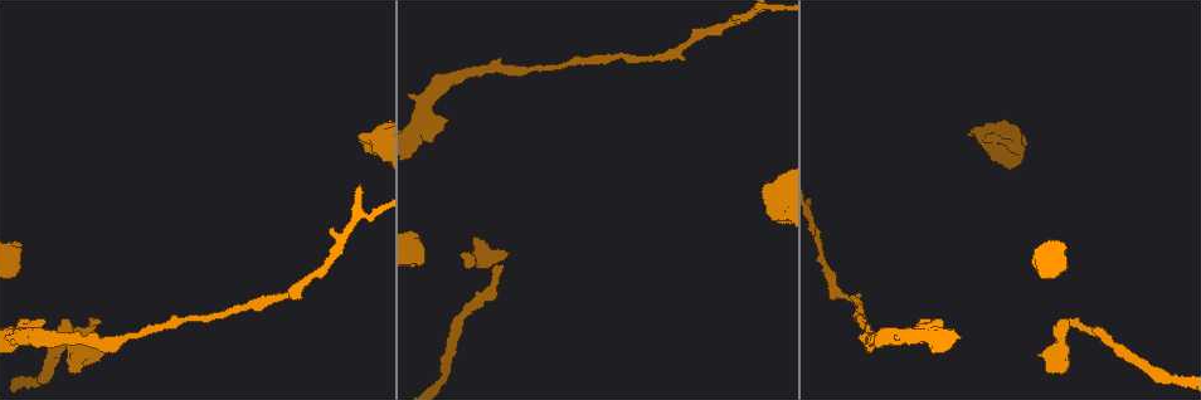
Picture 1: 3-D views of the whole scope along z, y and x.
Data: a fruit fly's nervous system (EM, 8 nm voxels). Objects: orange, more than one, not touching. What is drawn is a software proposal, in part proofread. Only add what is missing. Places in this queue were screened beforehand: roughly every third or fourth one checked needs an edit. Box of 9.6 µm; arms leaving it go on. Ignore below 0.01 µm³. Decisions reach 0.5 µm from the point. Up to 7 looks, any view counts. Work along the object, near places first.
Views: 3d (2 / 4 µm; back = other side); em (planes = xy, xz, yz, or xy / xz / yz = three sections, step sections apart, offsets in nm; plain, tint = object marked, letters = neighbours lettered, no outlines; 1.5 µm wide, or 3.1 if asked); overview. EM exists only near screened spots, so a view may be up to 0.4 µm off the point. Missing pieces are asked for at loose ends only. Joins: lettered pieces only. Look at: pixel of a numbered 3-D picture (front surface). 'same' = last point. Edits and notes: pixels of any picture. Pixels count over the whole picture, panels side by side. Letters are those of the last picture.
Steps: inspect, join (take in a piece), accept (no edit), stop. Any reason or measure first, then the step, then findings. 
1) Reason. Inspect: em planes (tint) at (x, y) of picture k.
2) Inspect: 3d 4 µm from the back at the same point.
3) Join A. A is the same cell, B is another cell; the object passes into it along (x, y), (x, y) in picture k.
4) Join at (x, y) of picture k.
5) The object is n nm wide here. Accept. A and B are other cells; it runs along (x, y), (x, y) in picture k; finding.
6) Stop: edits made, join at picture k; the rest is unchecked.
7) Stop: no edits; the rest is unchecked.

Long arm stops here. Inspect: em yz step 4 (tint) at (502, 267) of picture 1.

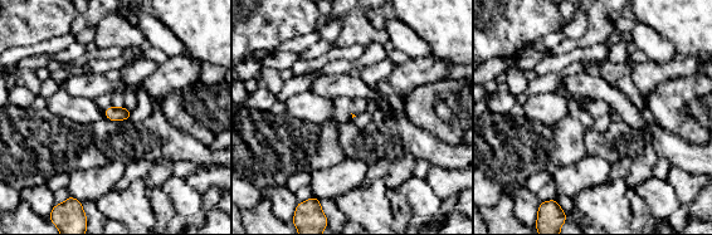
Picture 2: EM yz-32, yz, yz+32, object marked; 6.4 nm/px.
Inspect: em yz step 4 (letters) at the same point.

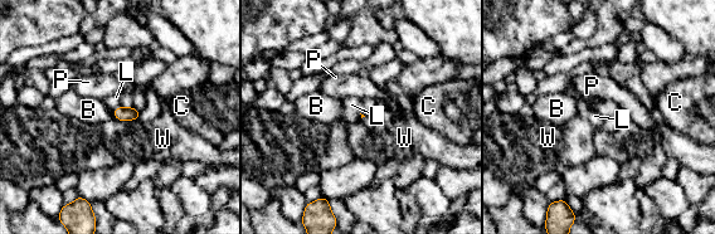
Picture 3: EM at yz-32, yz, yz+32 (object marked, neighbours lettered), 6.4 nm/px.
Join B. B is the same cell, C, L, P and W are other cells; the object passes into it along (121, 113), (115, 116), (88, 110) in picture 3; the neuron continues.

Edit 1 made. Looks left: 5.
Inspect: overview.

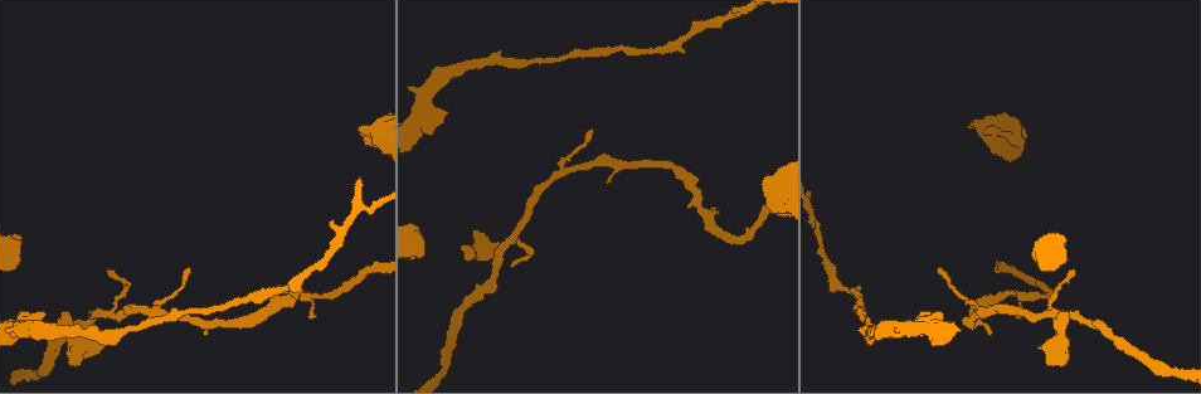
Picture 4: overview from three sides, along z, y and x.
Thick end. Inspect: 3d 4 µm at (423, 254) of picture 4.

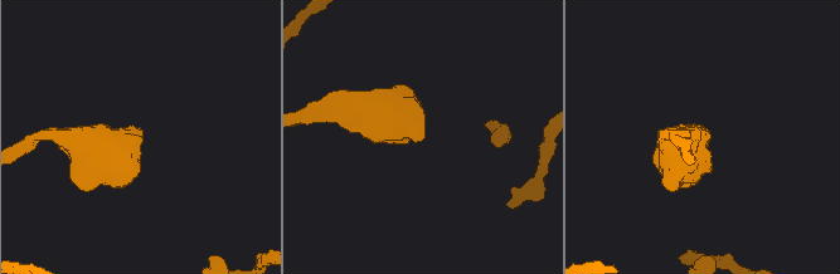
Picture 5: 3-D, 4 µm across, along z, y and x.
Now the EM. Inspect: em 3.1 µm xz step 8 (letters) at (421, 133) of picture 5.

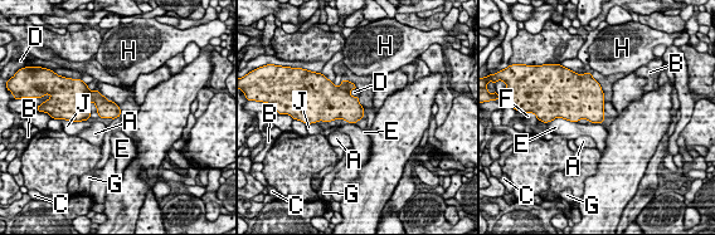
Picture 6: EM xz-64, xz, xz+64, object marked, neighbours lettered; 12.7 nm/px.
Accept. A, B, C, D, E, F, G, H and J are other cells; a border runs along (121, 112), (113, 120) in picture 6; none of them fits.

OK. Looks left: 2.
Thick end. Inspect: em planes (letters) at (769, 175) of picture 4.

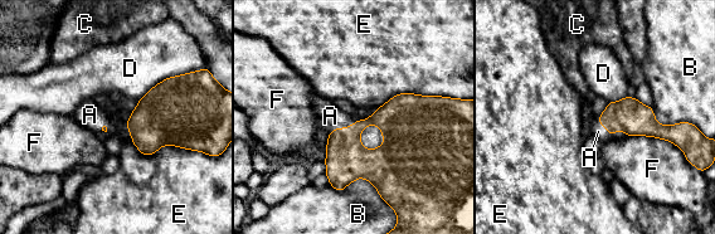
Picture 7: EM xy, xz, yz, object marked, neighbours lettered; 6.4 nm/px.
Join A. A is the same cell, B, C, D, E and F are other cells; the object passes into it along (346, 160), (344, 128), (330, 116) in picture 7; the neuron continues.

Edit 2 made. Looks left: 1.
Stop: edits made, join at picture 3, join at picture 7; the rest is unchecked.

